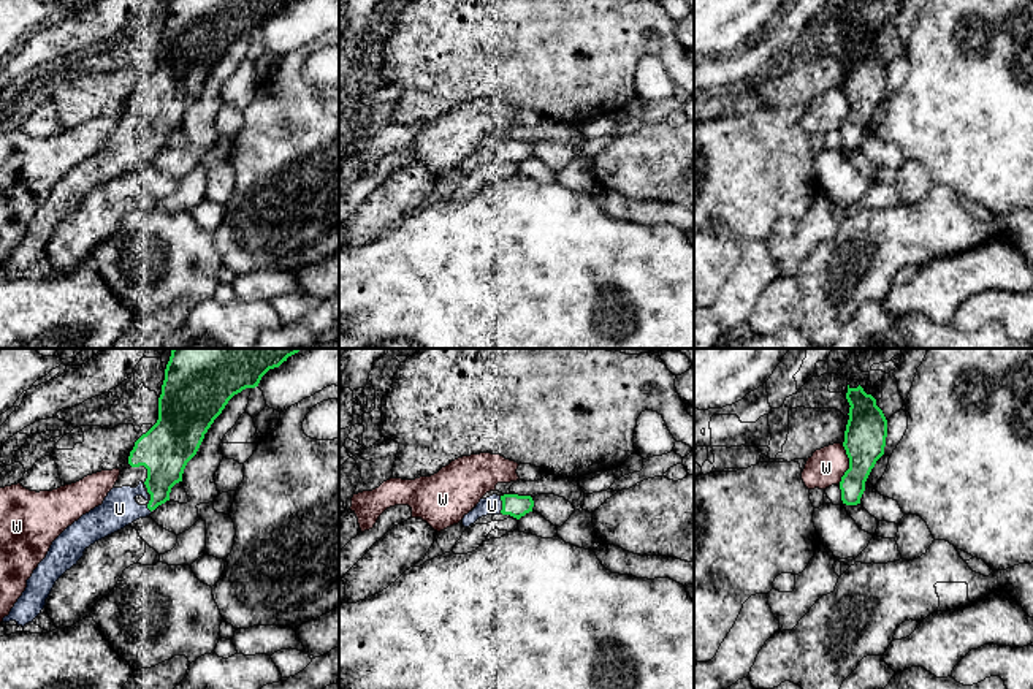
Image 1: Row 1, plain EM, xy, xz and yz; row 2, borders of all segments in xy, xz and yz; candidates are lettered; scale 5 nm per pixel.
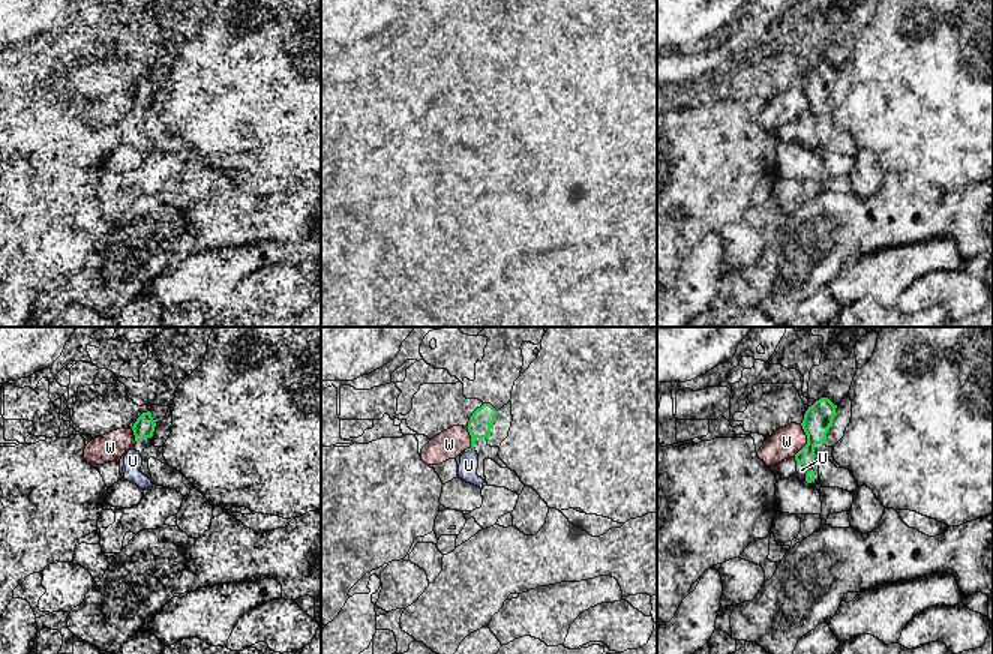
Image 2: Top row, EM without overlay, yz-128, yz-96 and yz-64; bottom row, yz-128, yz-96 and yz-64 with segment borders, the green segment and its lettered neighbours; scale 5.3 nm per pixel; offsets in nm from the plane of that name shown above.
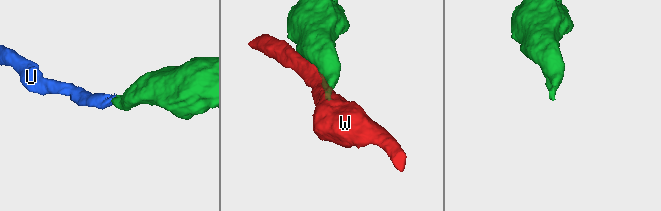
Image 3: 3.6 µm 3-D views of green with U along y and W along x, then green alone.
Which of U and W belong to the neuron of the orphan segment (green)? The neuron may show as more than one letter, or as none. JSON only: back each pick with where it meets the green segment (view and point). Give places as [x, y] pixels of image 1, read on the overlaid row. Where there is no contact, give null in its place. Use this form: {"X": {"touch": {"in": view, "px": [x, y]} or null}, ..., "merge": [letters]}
{"U": {"touch": {"in": "xz", "px": [503, 504]}}, "merge": ["U"]}

